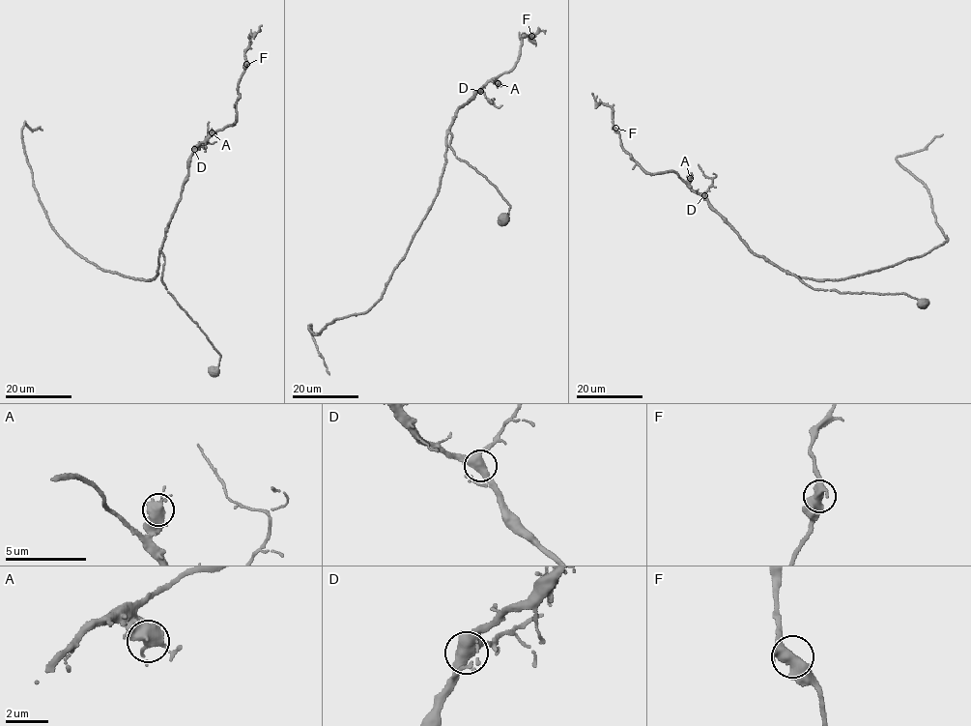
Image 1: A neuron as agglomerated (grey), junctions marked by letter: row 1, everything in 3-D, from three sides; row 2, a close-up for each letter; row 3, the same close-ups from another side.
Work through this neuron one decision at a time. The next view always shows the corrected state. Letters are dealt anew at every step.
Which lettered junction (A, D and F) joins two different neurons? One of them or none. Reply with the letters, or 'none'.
none

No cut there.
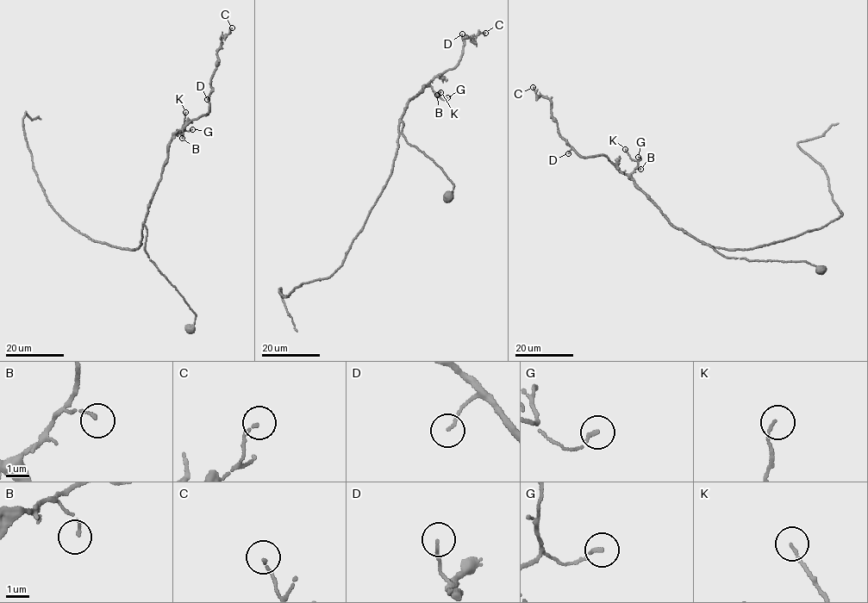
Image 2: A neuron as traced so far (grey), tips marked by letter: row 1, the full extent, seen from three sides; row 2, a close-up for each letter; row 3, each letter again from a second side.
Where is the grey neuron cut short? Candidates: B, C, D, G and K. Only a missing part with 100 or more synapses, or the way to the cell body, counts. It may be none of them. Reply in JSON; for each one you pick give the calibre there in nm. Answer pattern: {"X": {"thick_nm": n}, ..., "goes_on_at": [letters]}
{"goes_on_at": []}

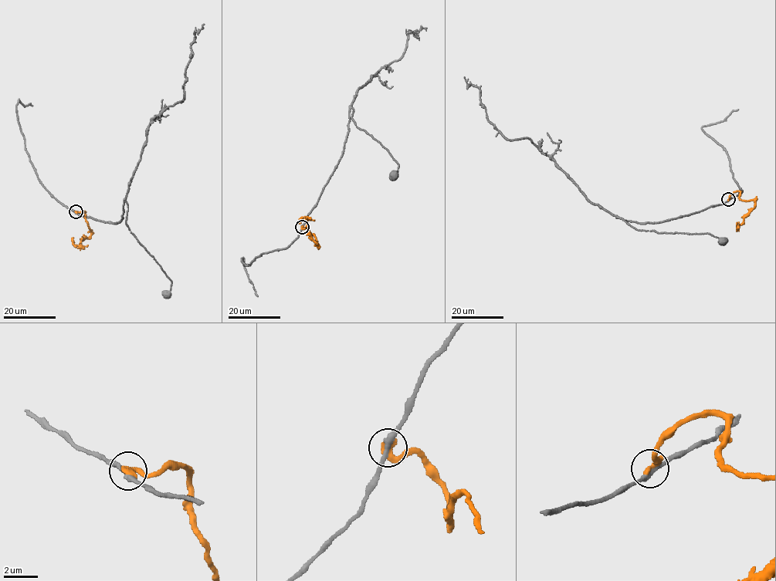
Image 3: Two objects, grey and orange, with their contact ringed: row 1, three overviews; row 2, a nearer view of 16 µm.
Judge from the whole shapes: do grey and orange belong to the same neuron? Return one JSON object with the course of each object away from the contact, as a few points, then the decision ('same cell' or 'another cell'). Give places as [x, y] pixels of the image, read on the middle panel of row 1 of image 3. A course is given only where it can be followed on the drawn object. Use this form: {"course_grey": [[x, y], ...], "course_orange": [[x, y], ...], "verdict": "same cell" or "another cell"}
{"course_grey": [[302, 228], [340, 160], [351, 108], [355, 125], [380, 143], [398, 164], [397, 173], [393, 173]], "course_orange": [[302, 227], [307, 228], [311, 238], [314, 234], [317, 244], [313, 238], [305, 219], [299, 220], [299, 222]], "verdict": "another cell"}

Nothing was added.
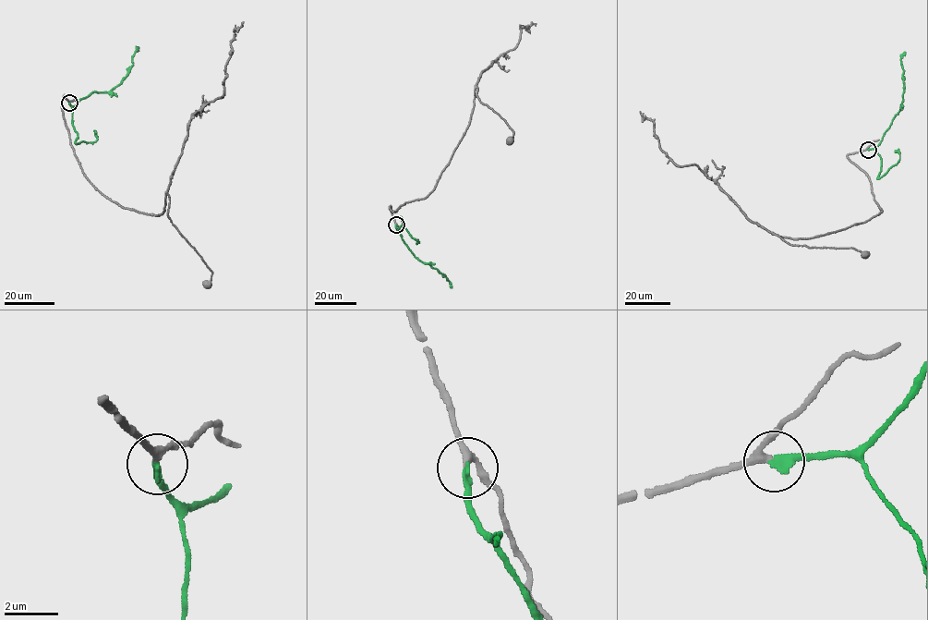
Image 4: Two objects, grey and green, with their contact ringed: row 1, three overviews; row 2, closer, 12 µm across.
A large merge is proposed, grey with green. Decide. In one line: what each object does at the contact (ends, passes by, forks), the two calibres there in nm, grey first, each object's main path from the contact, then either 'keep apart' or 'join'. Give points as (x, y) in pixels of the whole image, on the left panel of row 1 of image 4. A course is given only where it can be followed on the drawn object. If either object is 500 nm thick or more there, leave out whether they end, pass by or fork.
grey passes by; green ends; calibres 240 and 320 nm; course grey (69, 103), (64, 94), (85, 177), (149, 214), (162, 213), (167, 194), (171, 222), (211, 272), (207, 285); course green (69, 103), (72, 106), (93, 91), (109, 91), (114, 89), (127, 74), (138, 47); join

